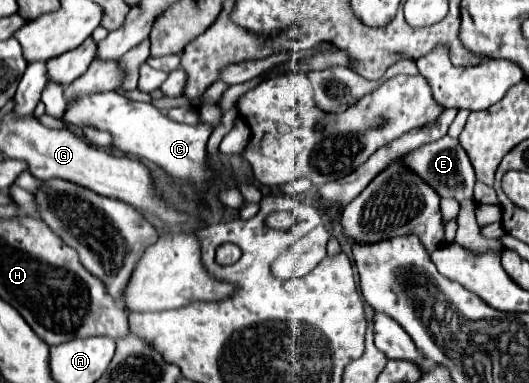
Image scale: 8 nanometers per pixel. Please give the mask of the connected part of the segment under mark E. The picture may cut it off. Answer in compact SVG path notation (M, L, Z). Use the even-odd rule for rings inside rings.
M442 137L430 145L418 147L412 153L408 153L404 157L404 165L408 165L412 171L418 171L418 175L426 181L432 183L432 187L436 189L436 193L440 197L452 197L456 201L464 201L464 199L474 199L474 185L476 185L476 173L474 167L470 163L468 153L464 151L464 147L460 145L458 139L452 137Z

